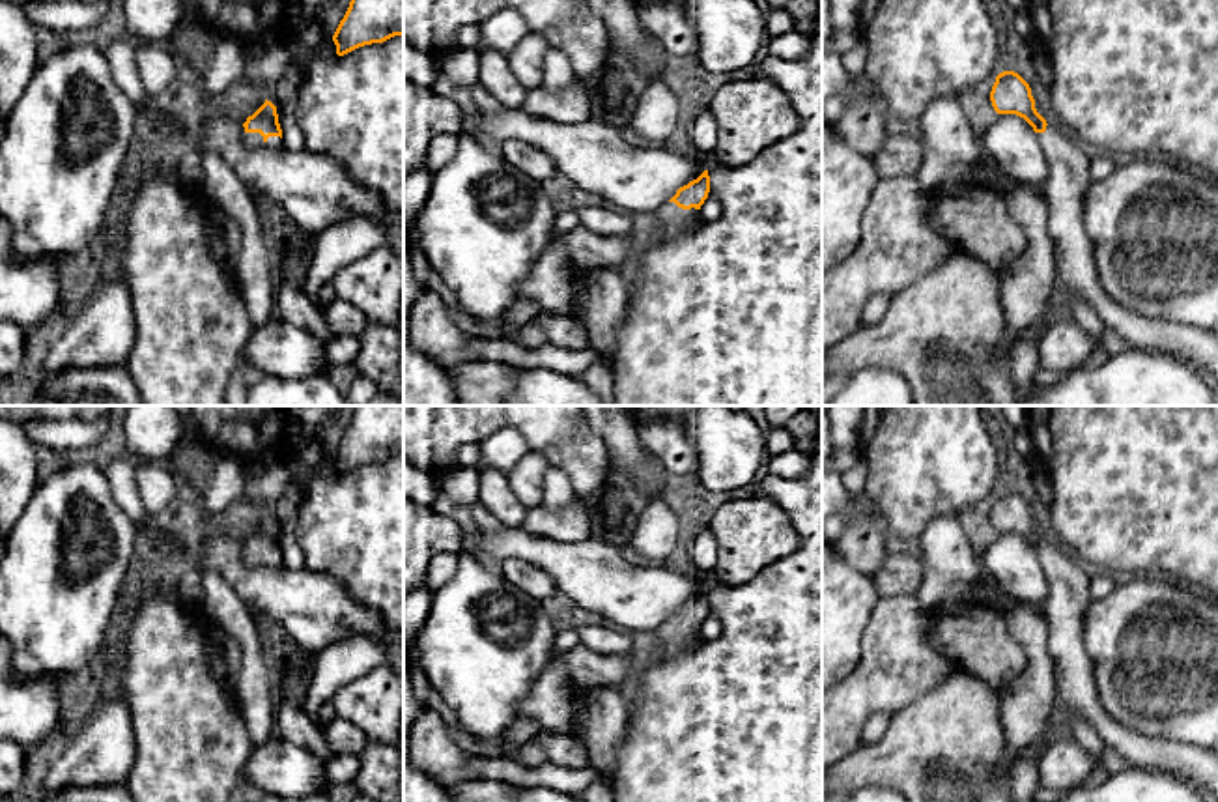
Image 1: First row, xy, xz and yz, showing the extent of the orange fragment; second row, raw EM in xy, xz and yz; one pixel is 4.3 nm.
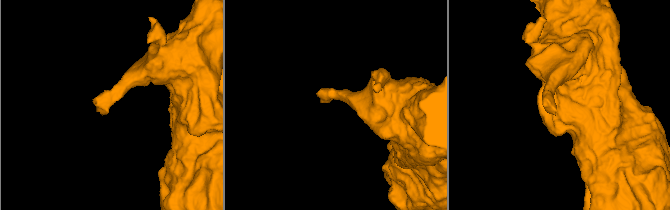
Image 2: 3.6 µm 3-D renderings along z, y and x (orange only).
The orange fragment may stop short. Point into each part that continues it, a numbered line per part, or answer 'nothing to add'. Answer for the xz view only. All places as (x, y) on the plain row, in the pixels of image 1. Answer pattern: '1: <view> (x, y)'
1: xz (671, 638)

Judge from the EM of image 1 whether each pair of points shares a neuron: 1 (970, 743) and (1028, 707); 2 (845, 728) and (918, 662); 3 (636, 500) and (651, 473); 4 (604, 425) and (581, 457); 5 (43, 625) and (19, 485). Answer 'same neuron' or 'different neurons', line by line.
1: different neurons
2: same neuron
3: different neurons
4: different neurons
5: different neurons

